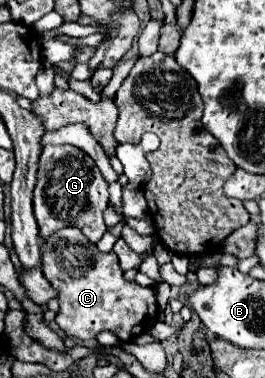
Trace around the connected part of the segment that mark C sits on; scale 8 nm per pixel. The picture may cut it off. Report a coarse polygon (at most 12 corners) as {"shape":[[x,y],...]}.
{"shape":[[80,228],[42,242],[56,324],[128,342],[158,320],[156,292]]}

